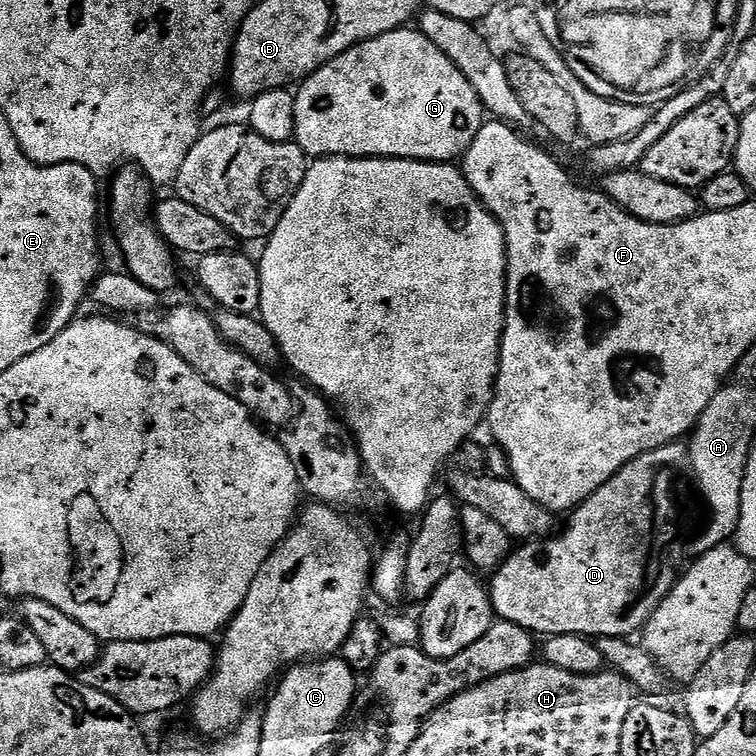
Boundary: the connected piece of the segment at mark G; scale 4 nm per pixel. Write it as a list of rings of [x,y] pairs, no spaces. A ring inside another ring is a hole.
[[[401,26],[394,29],[393,32],[363,40],[361,44],[355,44],[354,47],[347,48],[340,56],[329,60],[327,64],[320,65],[307,80],[295,89],[294,126],[296,131],[294,140],[295,143],[300,145],[300,151],[308,158],[347,156],[349,158],[395,158],[397,160],[452,162],[463,157],[469,146],[474,142],[478,130],[486,123],[486,115],[484,116],[484,108],[480,105],[479,95],[481,96],[481,93],[475,83],[430,38],[424,36],[415,27]]]

